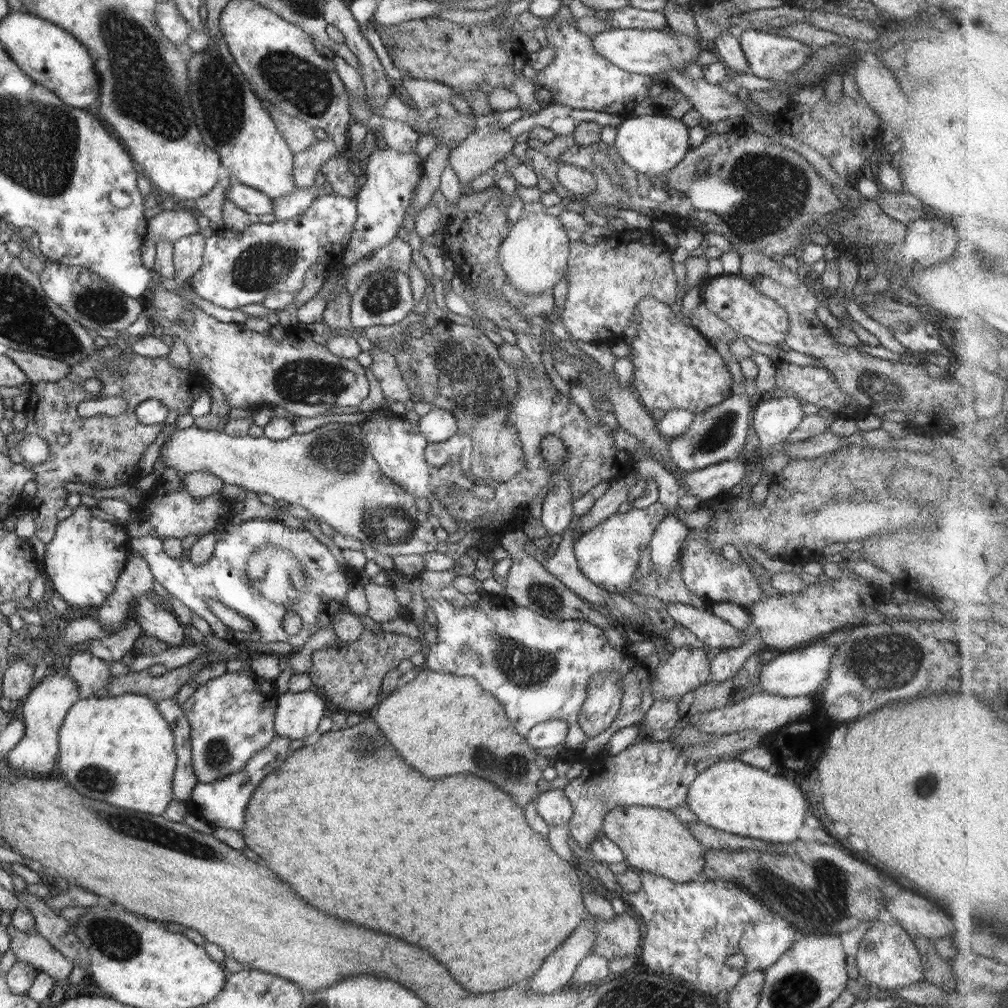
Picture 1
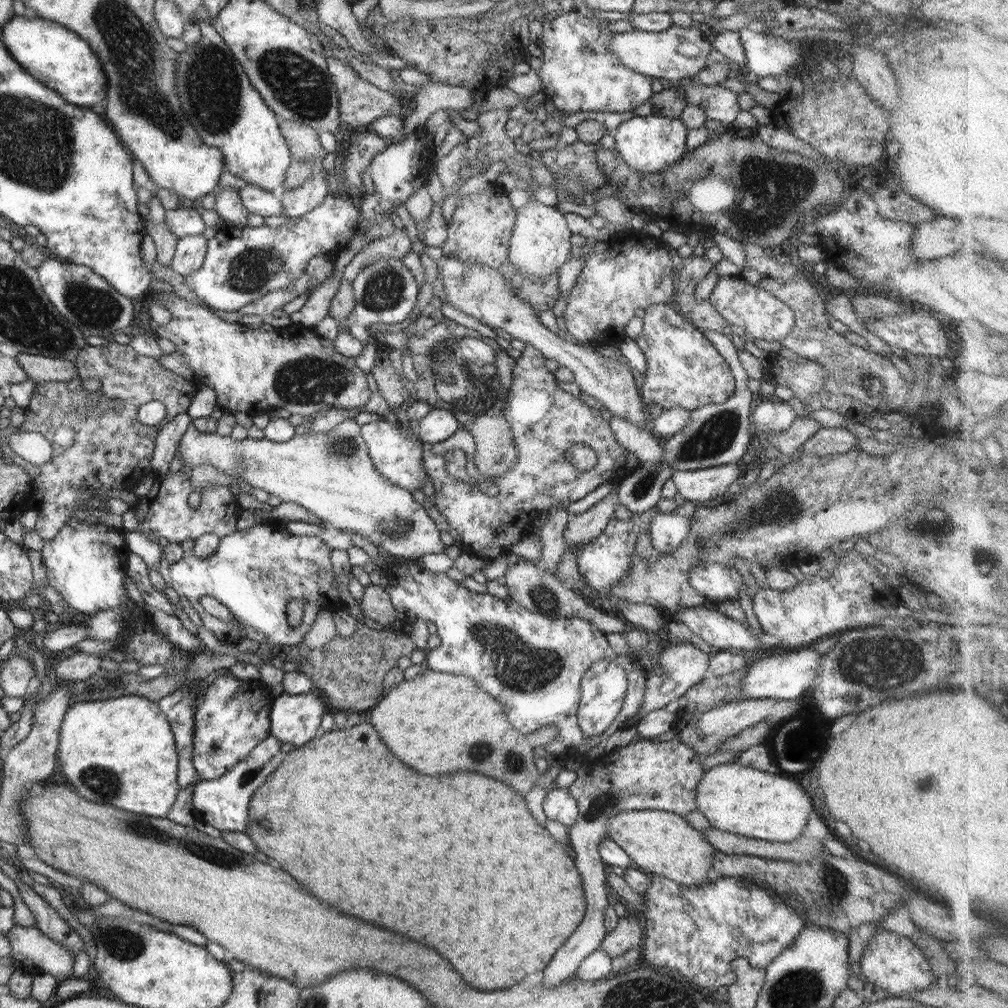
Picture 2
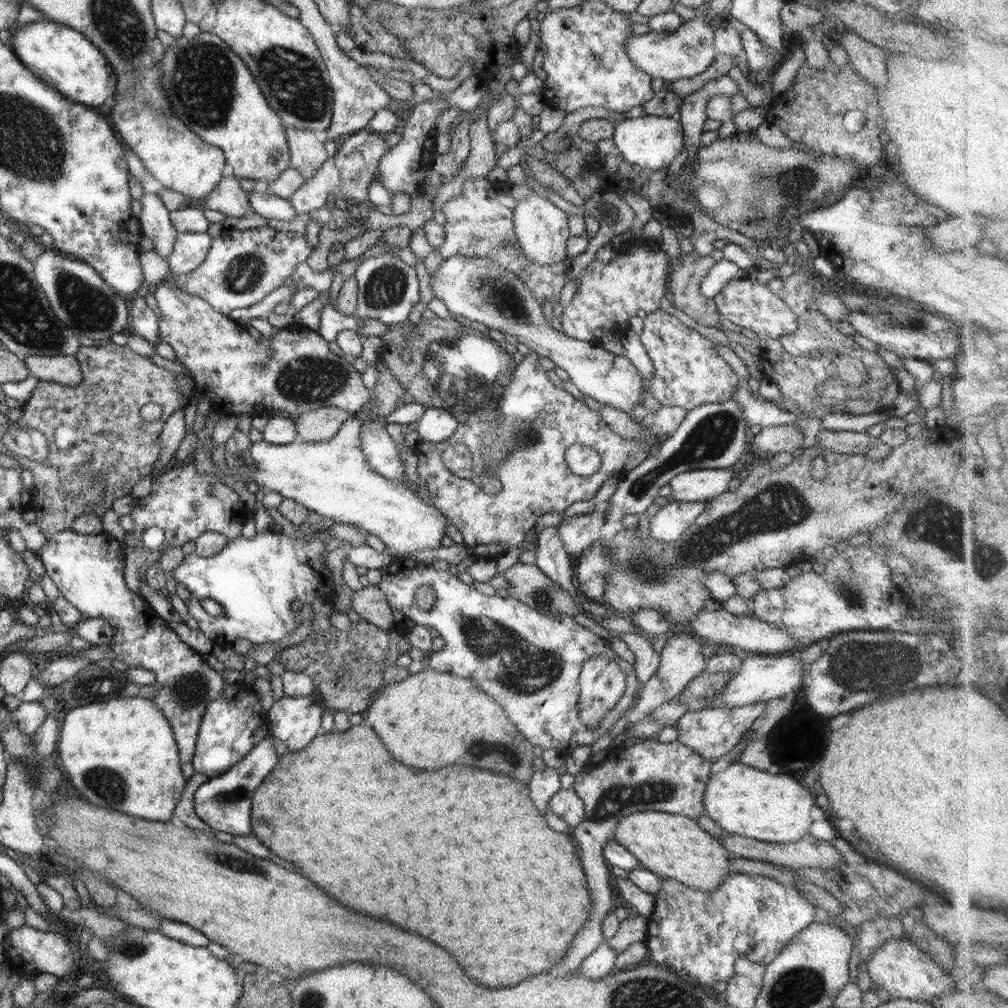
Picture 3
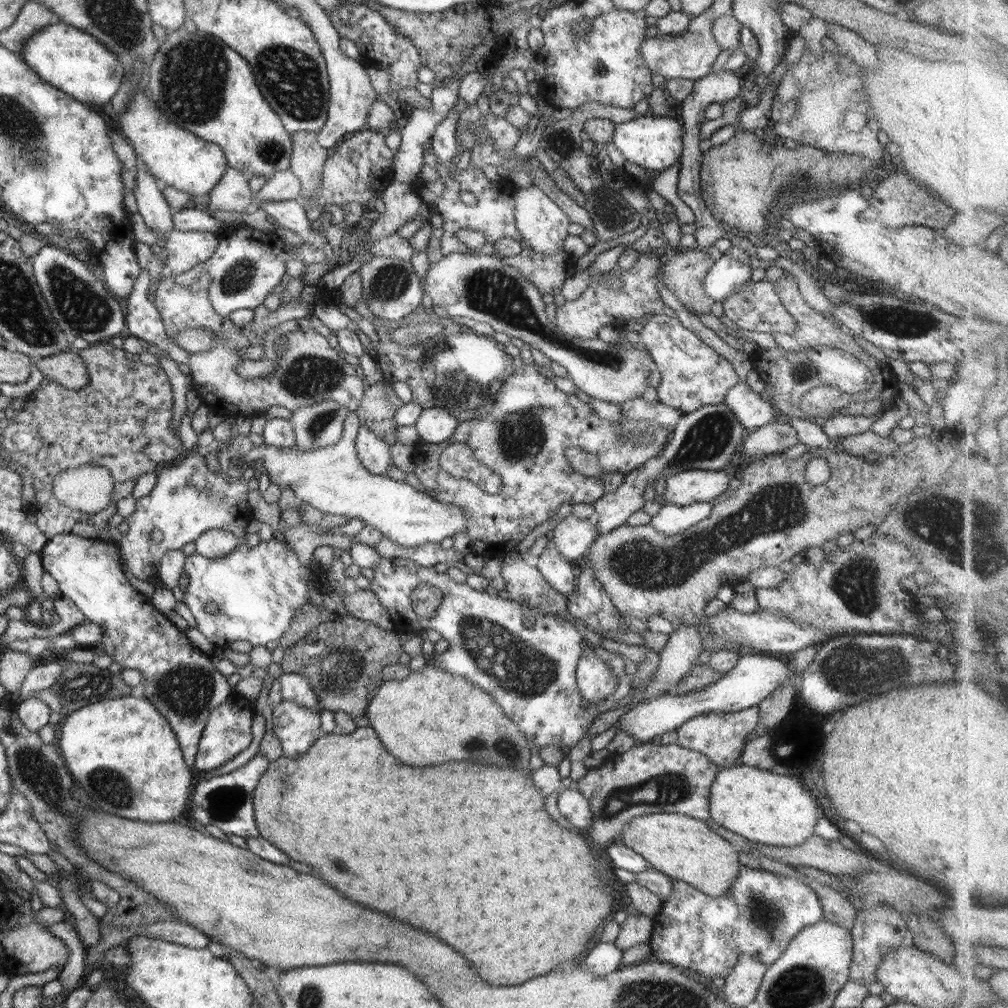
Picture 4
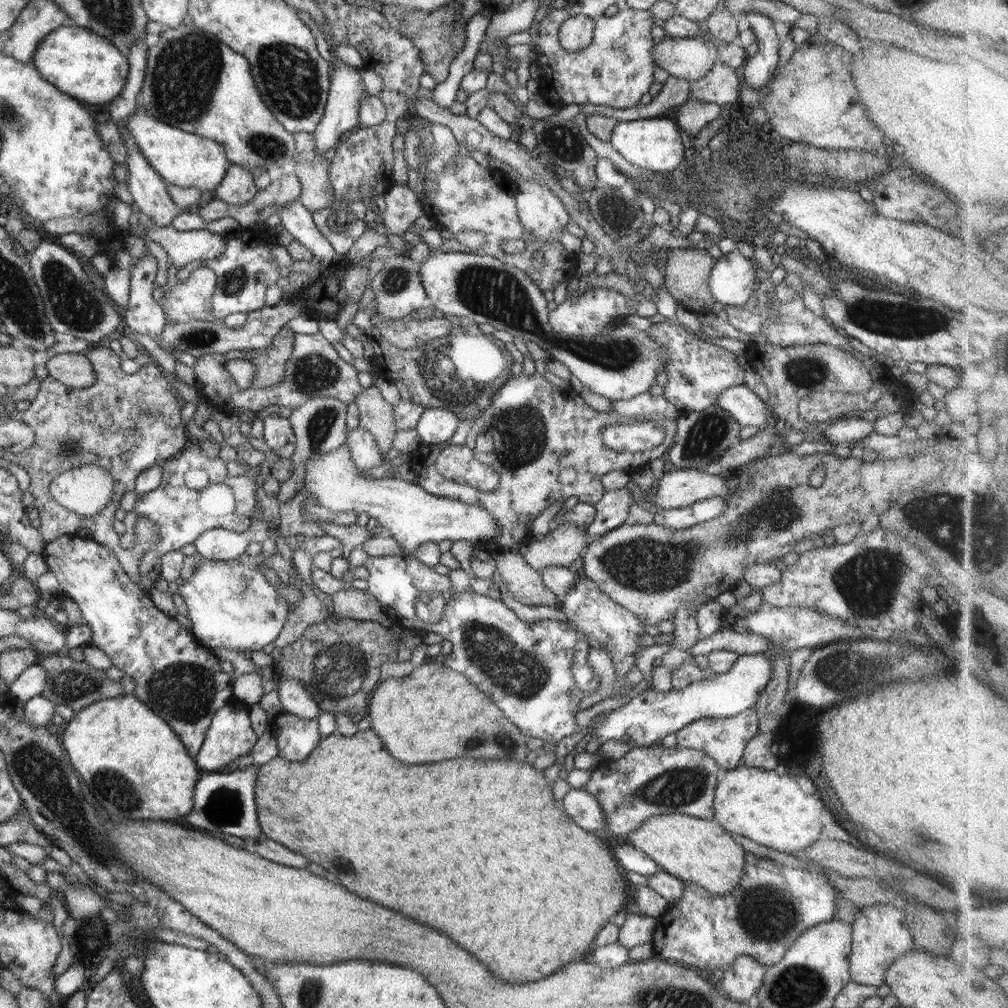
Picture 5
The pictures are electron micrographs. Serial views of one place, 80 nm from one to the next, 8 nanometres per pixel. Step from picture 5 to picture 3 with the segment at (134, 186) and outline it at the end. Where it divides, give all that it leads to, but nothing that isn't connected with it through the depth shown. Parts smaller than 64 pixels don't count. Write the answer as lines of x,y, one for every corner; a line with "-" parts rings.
145,189
139,201
142,204
139,220
143,224
144,235
154,244
153,252
167,259
174,250
178,234
172,225
170,211
164,207
158,194
151,194

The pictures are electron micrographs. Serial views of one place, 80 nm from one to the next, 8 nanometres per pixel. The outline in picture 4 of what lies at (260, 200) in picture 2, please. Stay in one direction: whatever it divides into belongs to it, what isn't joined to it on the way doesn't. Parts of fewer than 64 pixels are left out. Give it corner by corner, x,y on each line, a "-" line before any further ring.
297,200
286,202
264,202
260,206
269,217
274,218
275,223
282,228
287,228
297,234
304,240
304,244
312,246
314,250
322,250
326,256
326,263
333,267
338,266
341,262
336,262
336,253
334,253
332,244
326,240
325,233
321,231
313,231
312,222
308,218
308,210

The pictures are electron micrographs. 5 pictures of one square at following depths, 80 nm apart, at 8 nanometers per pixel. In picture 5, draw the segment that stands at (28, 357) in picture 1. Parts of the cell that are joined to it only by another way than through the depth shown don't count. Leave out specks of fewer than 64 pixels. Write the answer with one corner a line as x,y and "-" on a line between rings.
59,353
50,357
45,367
55,382
65,383
69,388
88,388
97,380
94,366
85,353

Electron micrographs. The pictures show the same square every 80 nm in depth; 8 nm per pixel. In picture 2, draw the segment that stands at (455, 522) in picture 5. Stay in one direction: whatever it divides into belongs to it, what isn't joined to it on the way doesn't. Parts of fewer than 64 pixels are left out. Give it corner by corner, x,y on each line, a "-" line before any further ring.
354,419
343,420
333,429
323,433
297,434
288,442
272,442
266,437
261,439
247,437
243,441
235,441
230,436
200,432
192,421
180,438
175,456
183,458
185,470
200,466
202,462
211,464
228,477
235,477
234,481
246,482
252,488
278,496
282,504
292,502
303,506
325,524
350,534
360,534
395,557
418,560
424,553
438,554
444,551
444,545
440,541
440,530
426,509
414,499
412,493
391,484
390,480
386,480
384,475
376,470
366,441
361,435
361,426

